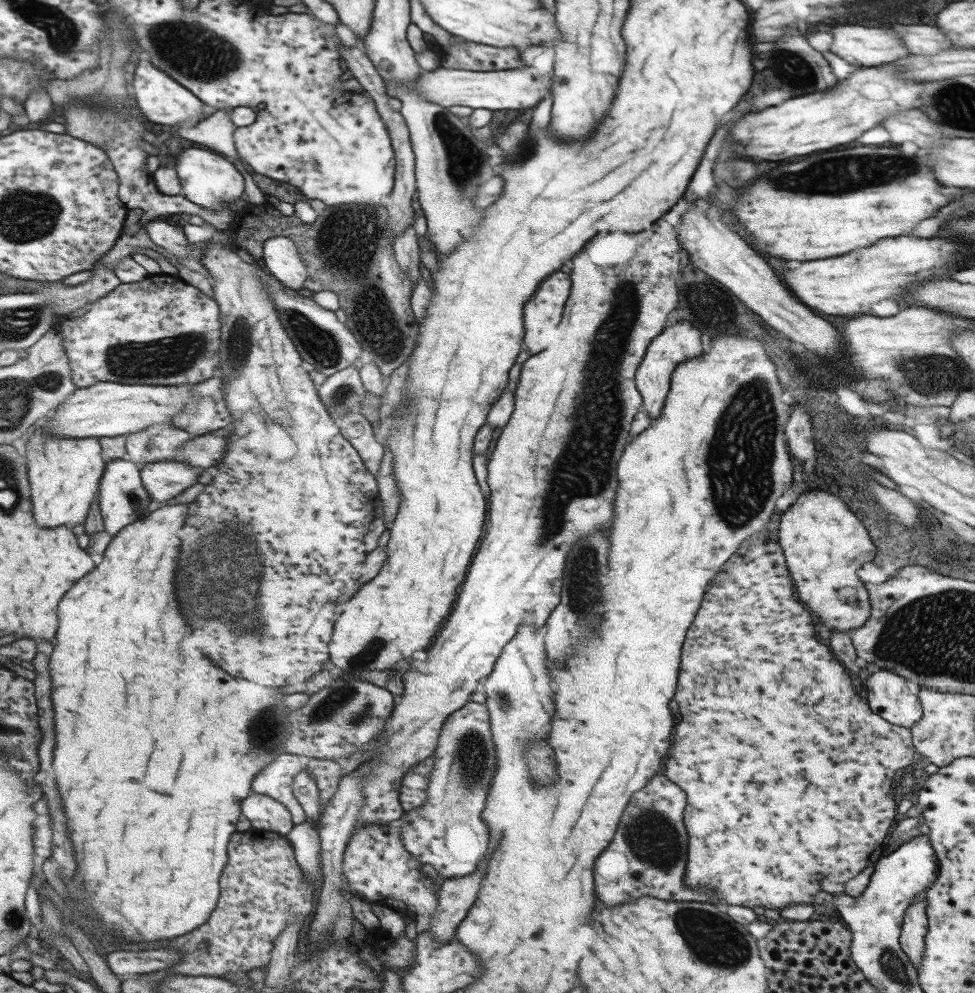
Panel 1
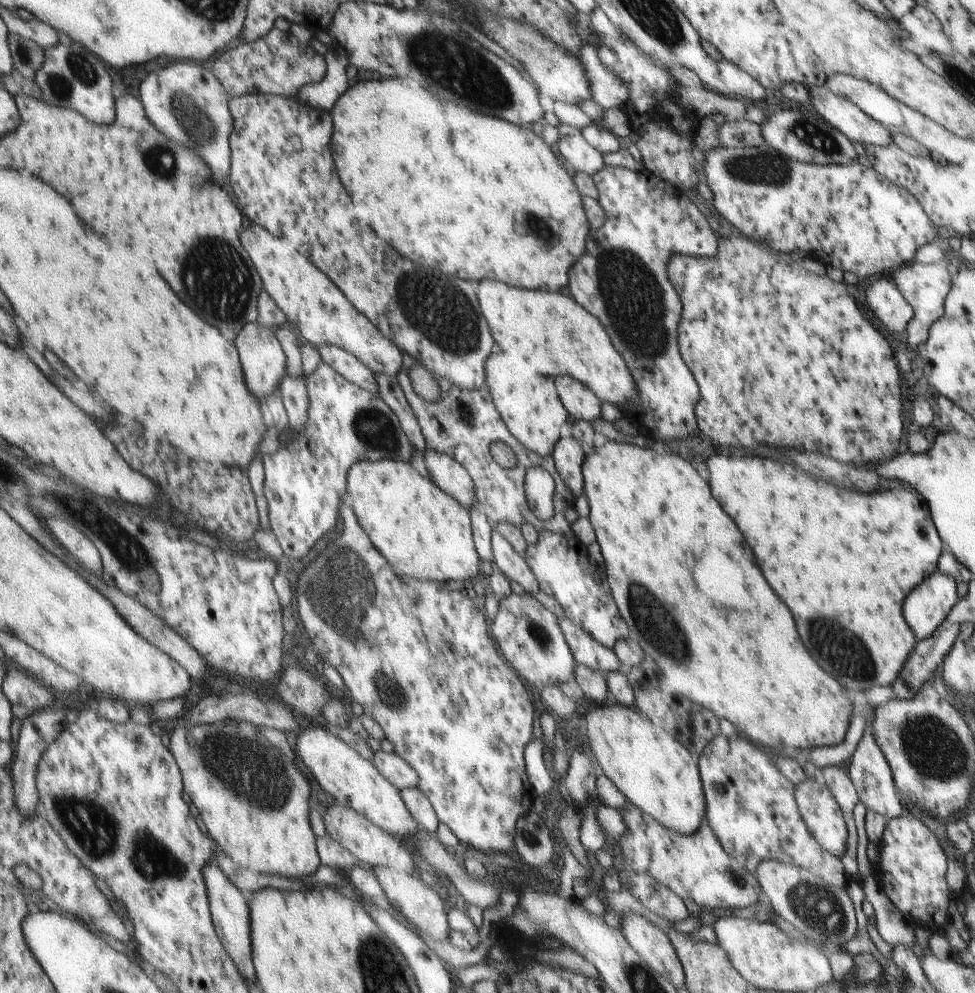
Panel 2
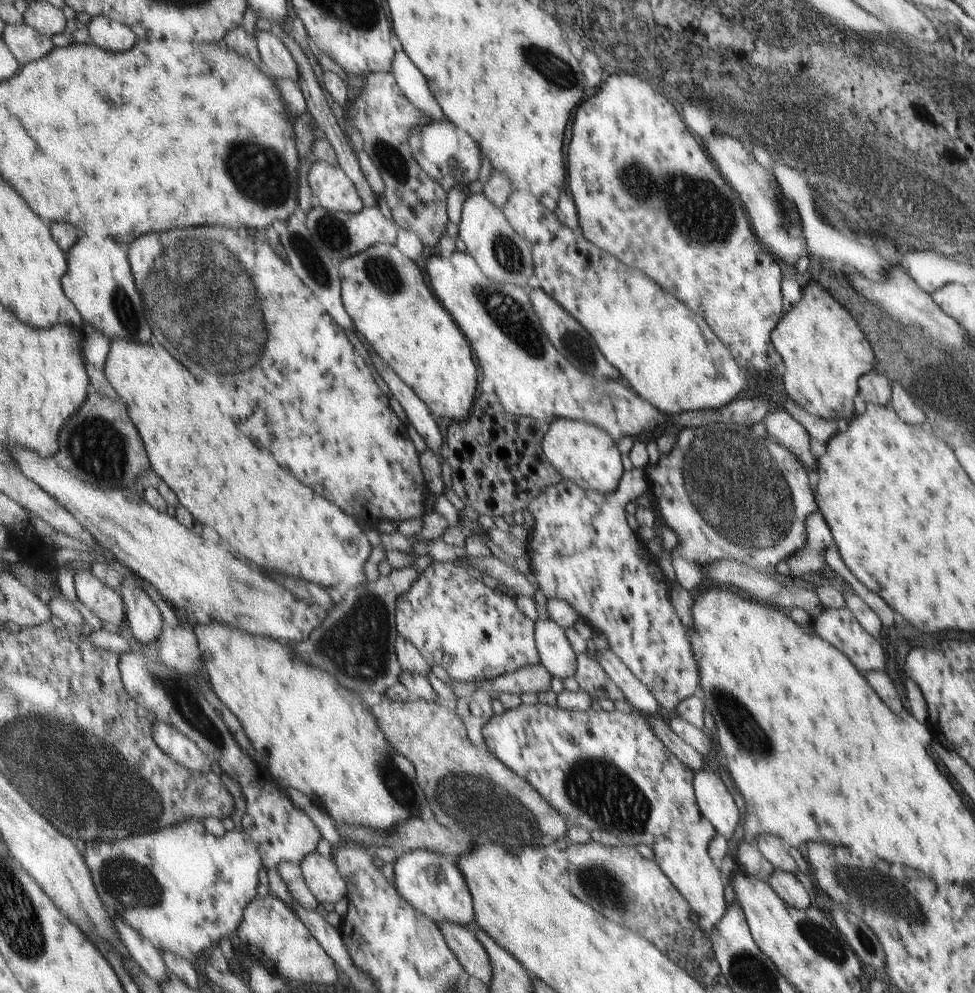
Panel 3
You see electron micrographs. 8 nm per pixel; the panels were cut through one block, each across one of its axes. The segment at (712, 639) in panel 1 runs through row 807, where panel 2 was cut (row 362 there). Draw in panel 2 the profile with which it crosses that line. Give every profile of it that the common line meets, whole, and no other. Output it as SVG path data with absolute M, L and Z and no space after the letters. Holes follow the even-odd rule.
M743 235L732 239L721 239L721 244L717 246L717 254L713 258L695 258L695 256L685 256L685 254L673 254L673 258L669 258L669 278L673 278L673 290L677 290L677 294L681 294L681 298L685 298L685 314L681 314L681 326L677 326L677 342L681 342L681 354L685 354L685 358L689 358L689 366L693 366L693 374L697 374L697 382L701 382L701 402L697 402L696 428L705 434L703 437L709 436L717 444L737 446L737 448L751 448L755 444L793 446L793 448L803 446L805 450L813 450L813 452L817 450L839 462L855 462L855 464L865 464L865 466L869 466L869 462L885 462L885 458L889 458L889 456L897 454L897 450L901 450L901 438L905 438L905 430L909 430L909 398L905 398L905 379L909 378L907 378L907 373L901 370L901 362L897 361L897 350L893 350L893 342L889 342L889 338L885 338L885 334L881 334L881 330L877 330L877 326L873 326L873 322L869 322L869 318L865 318L865 310L861 310L861 302L857 302L857 298L853 298L853 294L849 294L850 285L845 286L844 281L833 282L829 279L829 274L801 272L801 266L797 266L797 262L793 262L793 258L789 258L787 254L775 252L765 244L751 242ZM807 332L809 332L809 368L807 368Z

